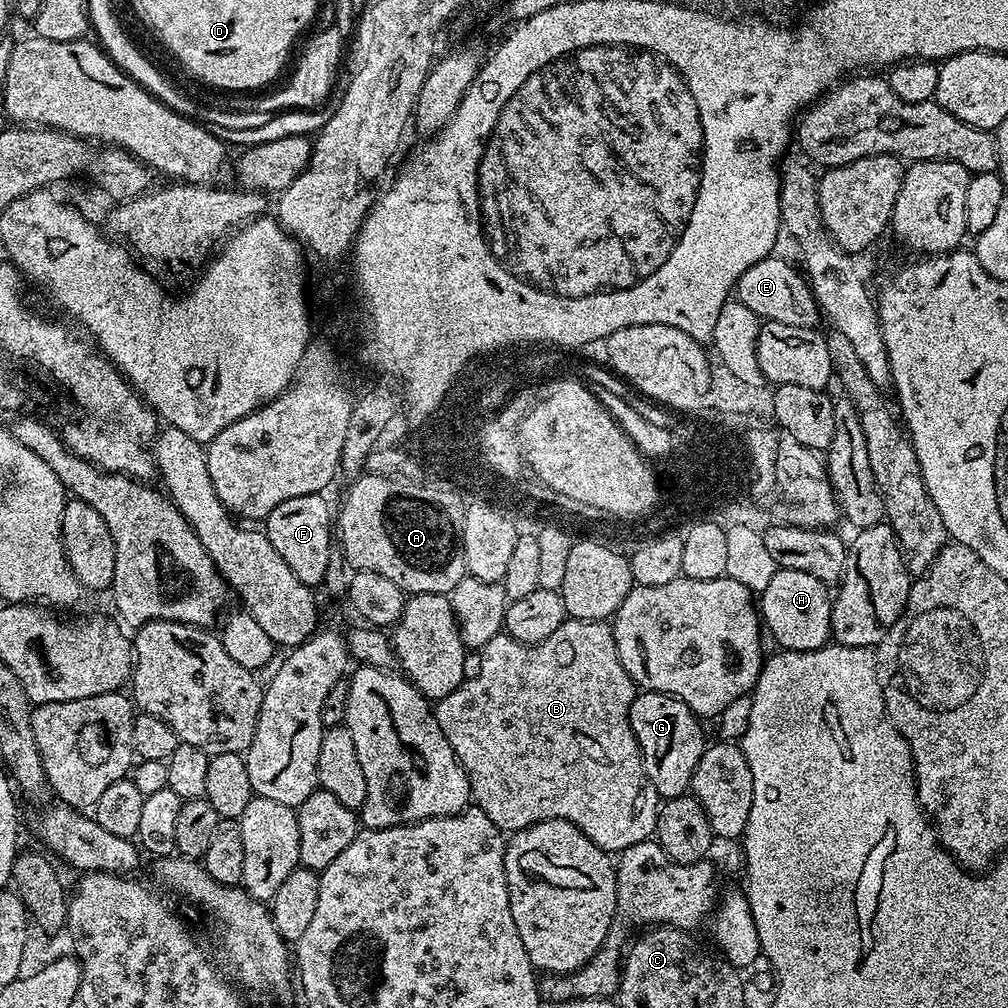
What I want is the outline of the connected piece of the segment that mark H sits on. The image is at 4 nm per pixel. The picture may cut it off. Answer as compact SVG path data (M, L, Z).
M777 568L764 592L758 596L758 611L763 627L789 652L818 650L829 643L832 635L832 602L829 585L818 582L806 570Z

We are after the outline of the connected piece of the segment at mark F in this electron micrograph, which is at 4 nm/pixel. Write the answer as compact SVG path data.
M306 494L302 498L290 498L282 506L274 506L268 519L263 521L262 531L270 546L278 550L282 562L294 570L294 578L307 588L323 585L324 570L328 567L328 556L334 551L334 523L326 511L329 501L320 494Z

